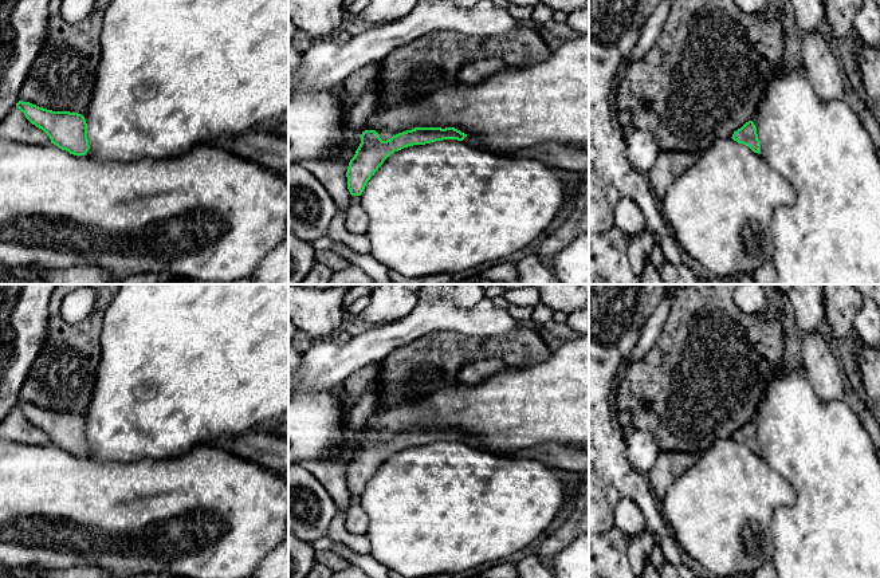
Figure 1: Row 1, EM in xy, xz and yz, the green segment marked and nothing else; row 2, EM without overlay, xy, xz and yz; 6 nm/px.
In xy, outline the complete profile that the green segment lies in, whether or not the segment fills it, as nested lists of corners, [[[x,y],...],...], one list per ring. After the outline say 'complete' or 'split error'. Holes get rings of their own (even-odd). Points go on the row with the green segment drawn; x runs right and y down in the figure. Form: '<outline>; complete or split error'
[[[19,101],[16,107],[25,118],[42,129],[51,143],[74,156],[87,154],[90,145],[87,139],[87,123],[82,114],[70,111],[52,111],[30,102]]]; complete

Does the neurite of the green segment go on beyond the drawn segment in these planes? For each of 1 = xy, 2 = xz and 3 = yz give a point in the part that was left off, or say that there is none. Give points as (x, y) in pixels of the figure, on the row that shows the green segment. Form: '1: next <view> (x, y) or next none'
1: next none
2: next none
3: next none

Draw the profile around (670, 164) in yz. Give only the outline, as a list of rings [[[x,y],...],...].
[[[660,152],[657,161],[648,172],[648,185],[657,200],[661,200],[673,180],[699,158],[695,152]]]

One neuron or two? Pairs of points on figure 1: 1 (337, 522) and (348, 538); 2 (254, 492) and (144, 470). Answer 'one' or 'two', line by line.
1: one
2: one

